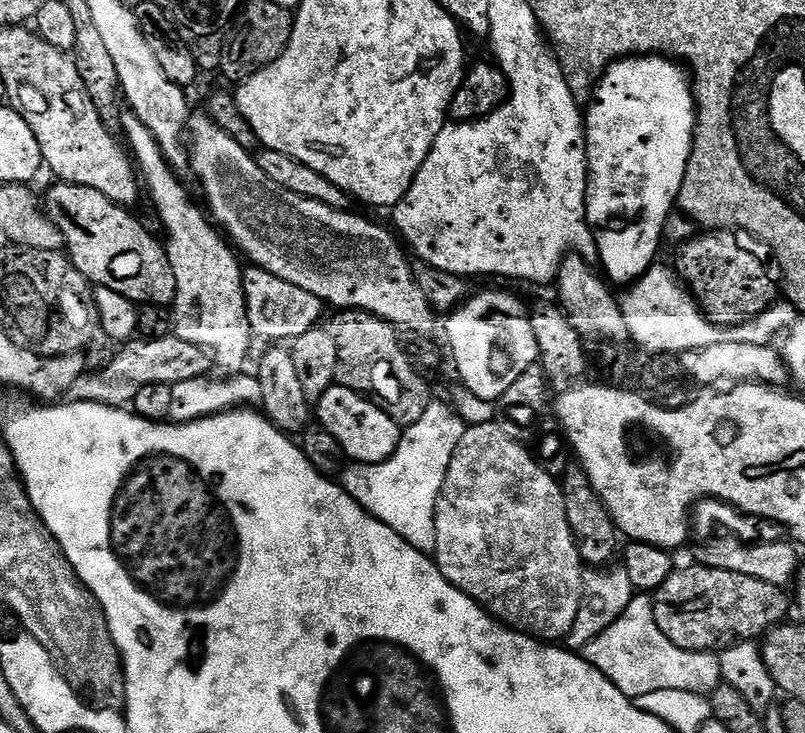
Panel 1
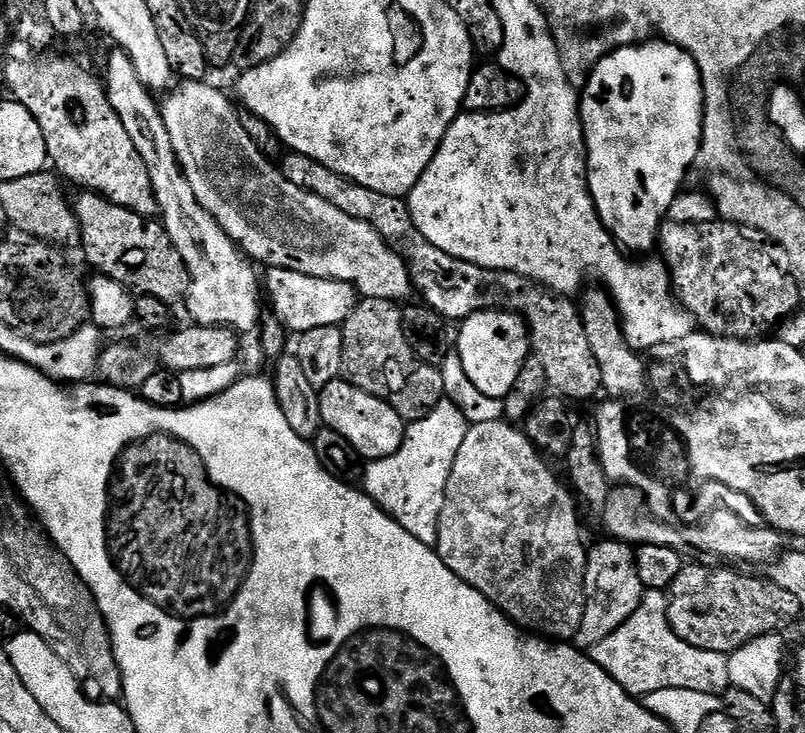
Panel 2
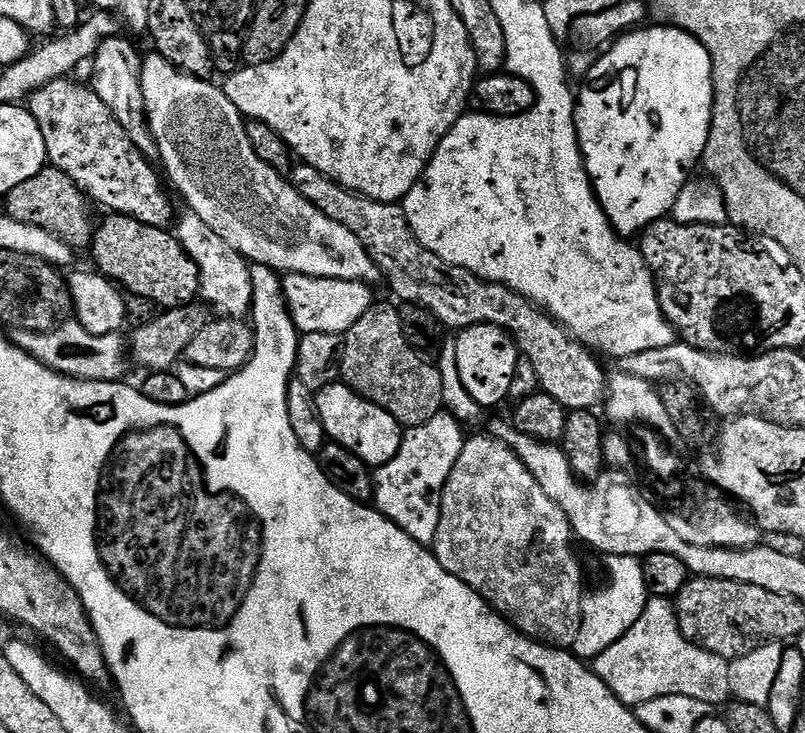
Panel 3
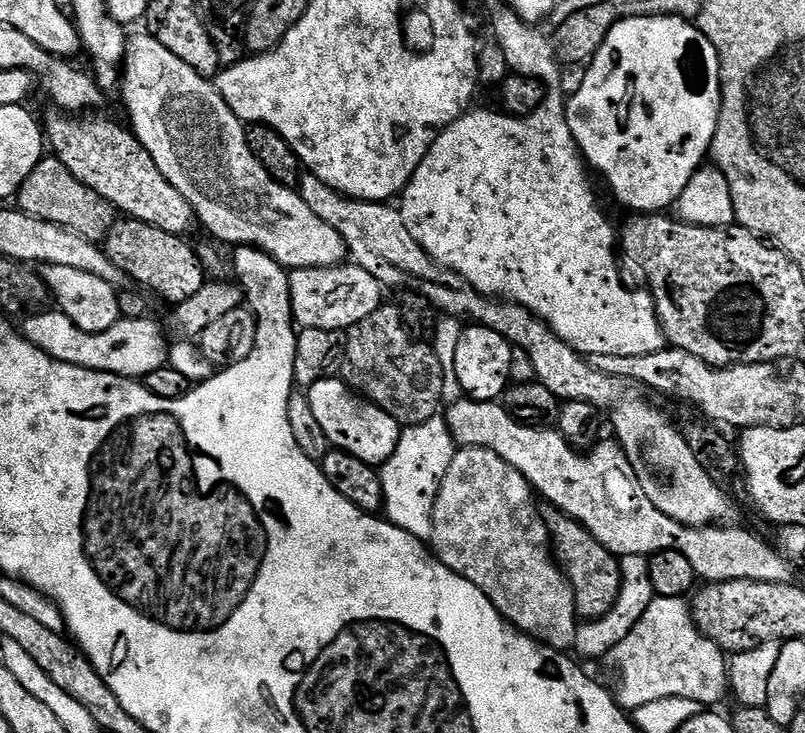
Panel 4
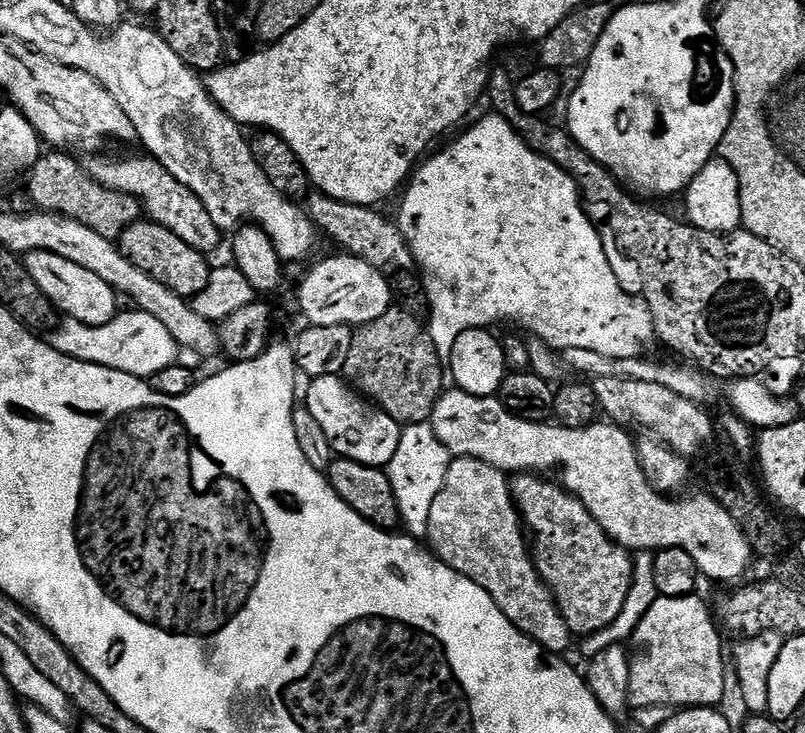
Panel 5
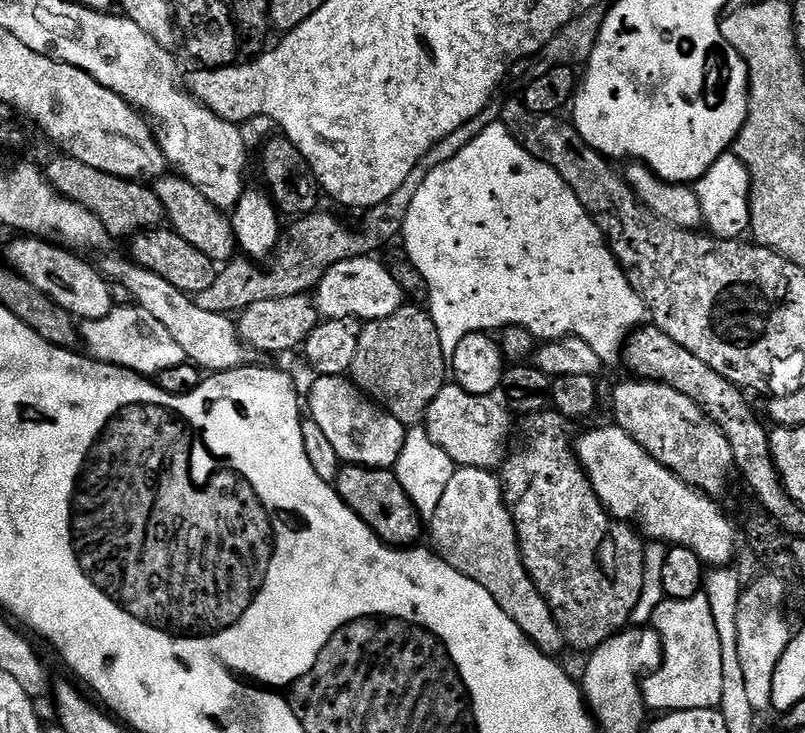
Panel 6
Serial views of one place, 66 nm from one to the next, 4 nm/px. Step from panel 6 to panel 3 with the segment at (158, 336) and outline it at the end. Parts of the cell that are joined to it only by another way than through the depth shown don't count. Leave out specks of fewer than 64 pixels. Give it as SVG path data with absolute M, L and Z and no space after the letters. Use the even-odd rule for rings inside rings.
M64 322L51 332L27 333L22 347L38 362L61 372L64 376L73 376L79 380L119 381L124 372L126 360L126 340L120 332L111 332L105 336L90 334L81 324ZM69 323L69 324L68 324ZM123 337L123 338L122 338Z

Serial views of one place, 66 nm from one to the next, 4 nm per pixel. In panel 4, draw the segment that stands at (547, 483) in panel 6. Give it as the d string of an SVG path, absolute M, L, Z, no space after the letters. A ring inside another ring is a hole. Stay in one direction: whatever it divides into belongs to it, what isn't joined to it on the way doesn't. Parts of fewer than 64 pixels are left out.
M548 506L543 509L544 525L548 527L554 559L570 582L576 599L576 615L591 622L600 619L612 607L620 593L620 560L613 552L606 550L576 520L561 512L560 509Z

